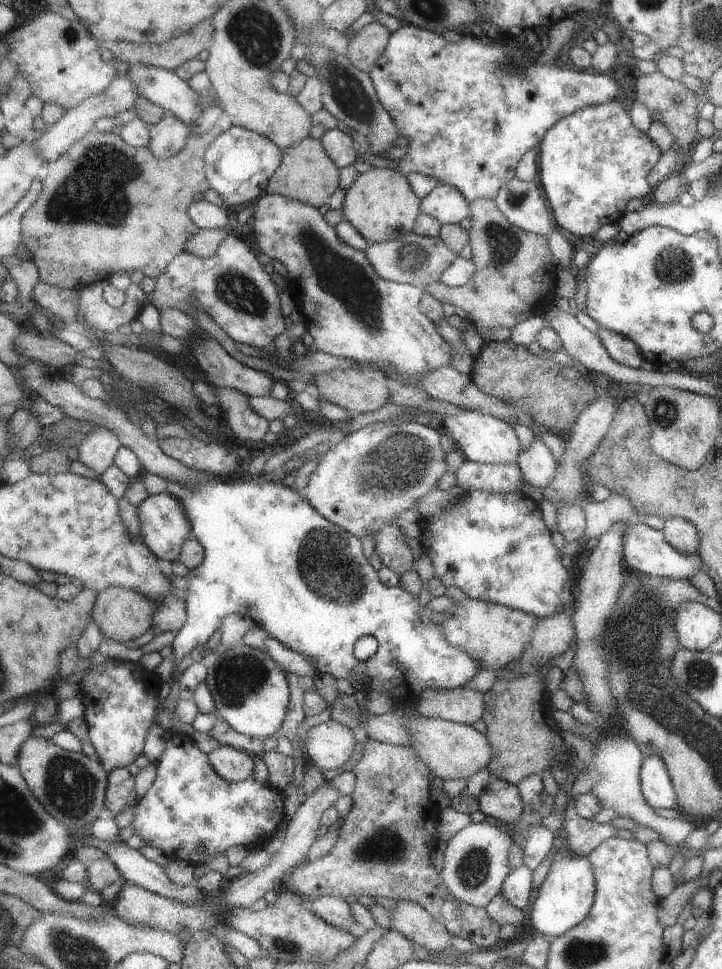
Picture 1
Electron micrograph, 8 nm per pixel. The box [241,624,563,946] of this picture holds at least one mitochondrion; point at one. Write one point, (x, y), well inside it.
(386, 844)

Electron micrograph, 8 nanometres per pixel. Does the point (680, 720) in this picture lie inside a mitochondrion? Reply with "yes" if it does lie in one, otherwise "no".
yes

